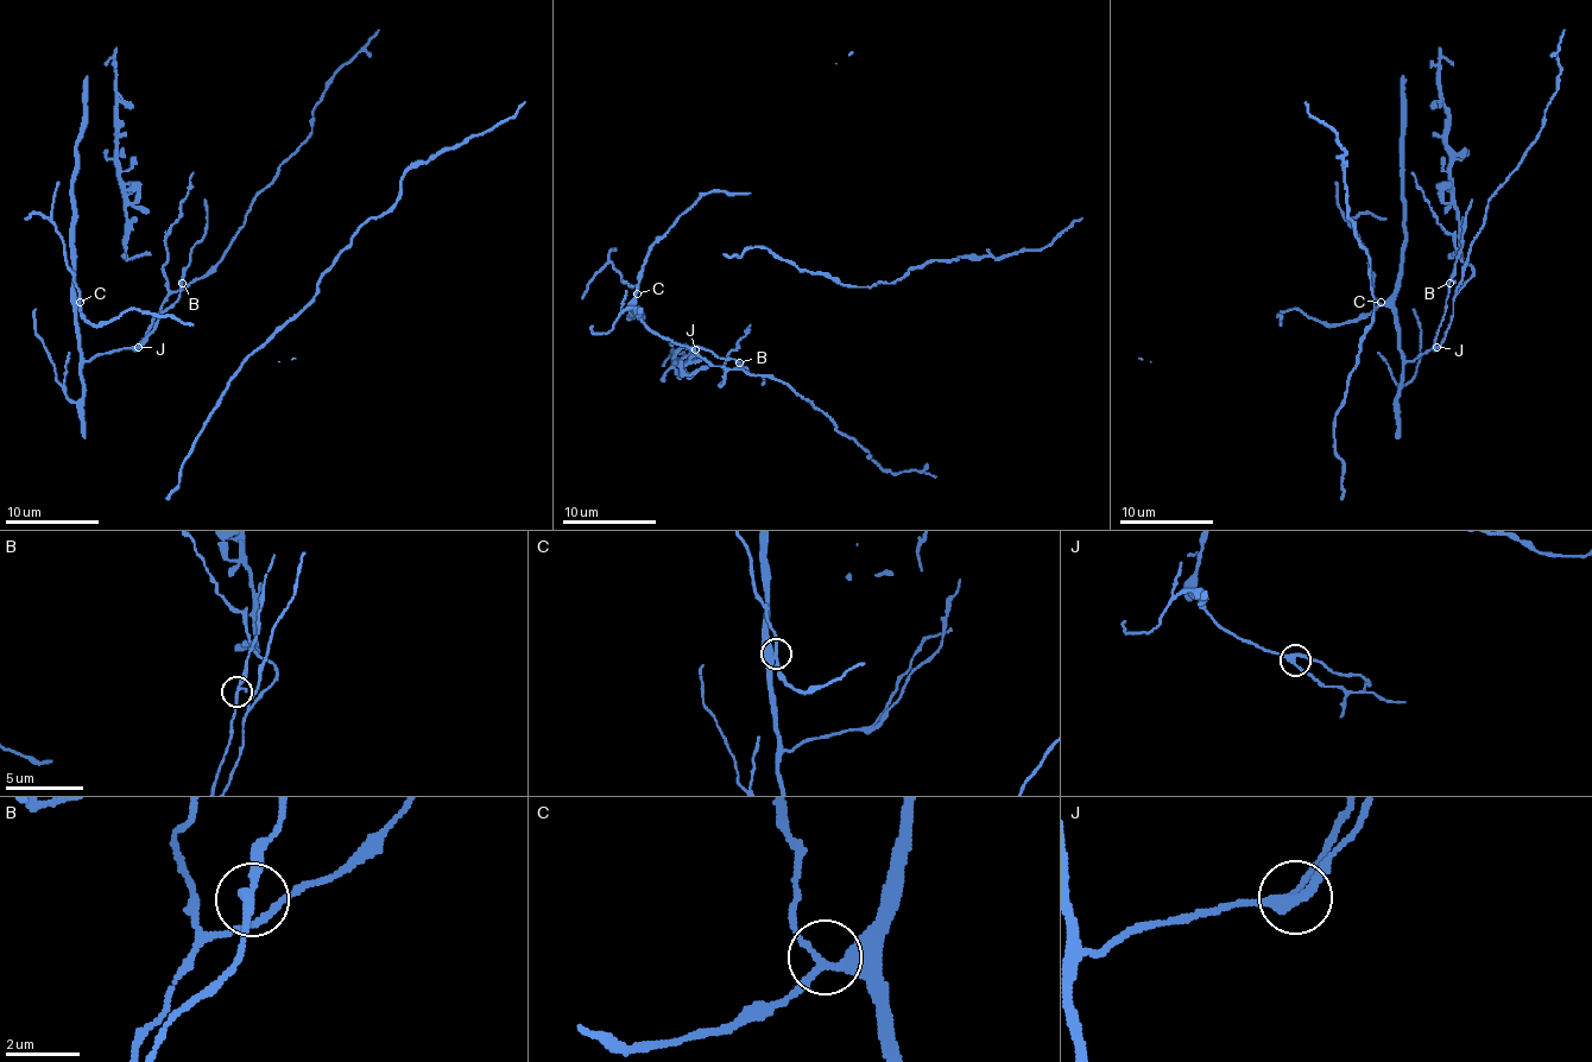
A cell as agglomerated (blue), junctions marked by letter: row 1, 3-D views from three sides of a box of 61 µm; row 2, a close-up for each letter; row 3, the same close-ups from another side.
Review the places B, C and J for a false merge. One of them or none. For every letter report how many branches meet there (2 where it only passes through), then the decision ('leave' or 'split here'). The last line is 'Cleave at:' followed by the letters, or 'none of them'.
B: branches 3; leave
C: branches 3; leave
J: branches 3; leave
Cleave at: none of them

